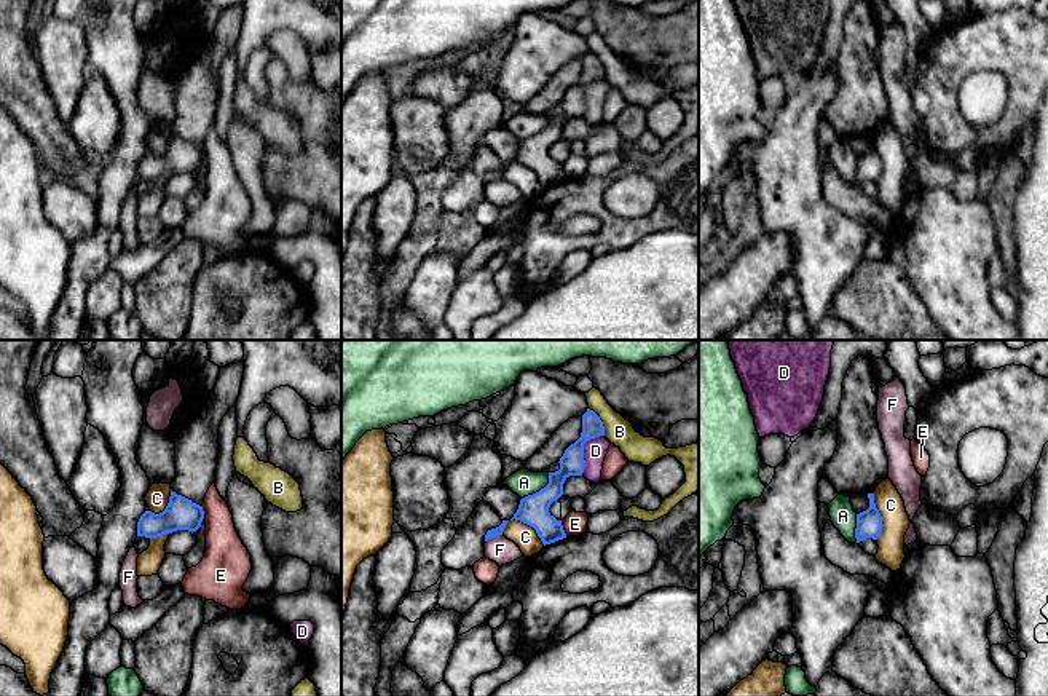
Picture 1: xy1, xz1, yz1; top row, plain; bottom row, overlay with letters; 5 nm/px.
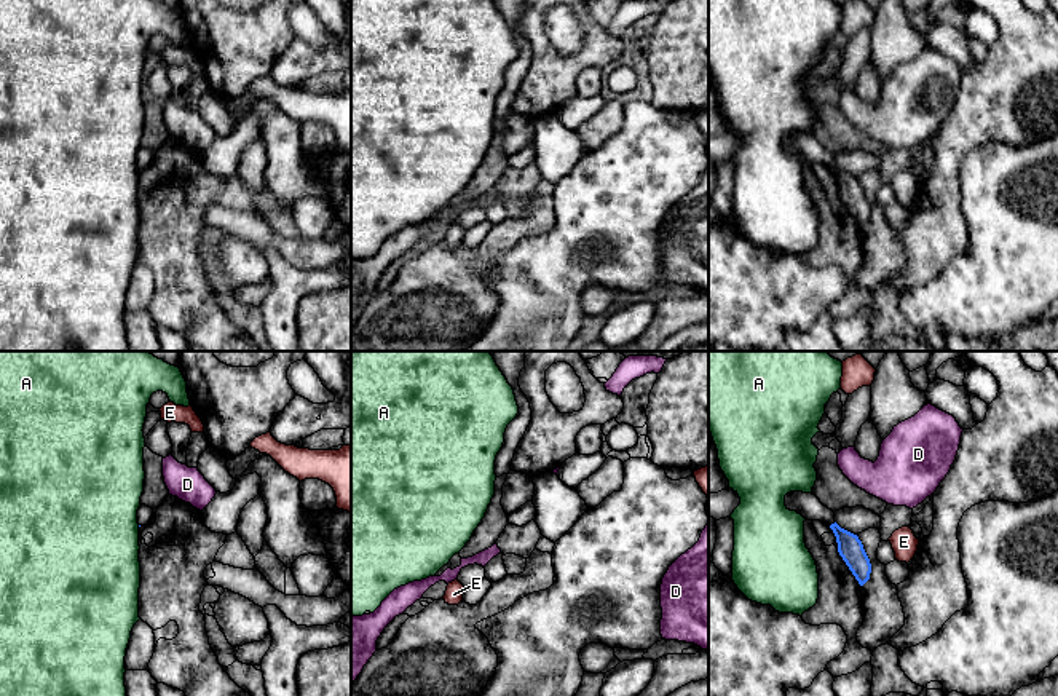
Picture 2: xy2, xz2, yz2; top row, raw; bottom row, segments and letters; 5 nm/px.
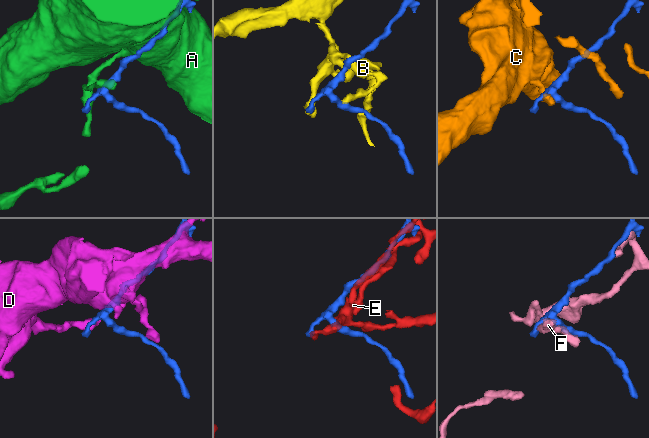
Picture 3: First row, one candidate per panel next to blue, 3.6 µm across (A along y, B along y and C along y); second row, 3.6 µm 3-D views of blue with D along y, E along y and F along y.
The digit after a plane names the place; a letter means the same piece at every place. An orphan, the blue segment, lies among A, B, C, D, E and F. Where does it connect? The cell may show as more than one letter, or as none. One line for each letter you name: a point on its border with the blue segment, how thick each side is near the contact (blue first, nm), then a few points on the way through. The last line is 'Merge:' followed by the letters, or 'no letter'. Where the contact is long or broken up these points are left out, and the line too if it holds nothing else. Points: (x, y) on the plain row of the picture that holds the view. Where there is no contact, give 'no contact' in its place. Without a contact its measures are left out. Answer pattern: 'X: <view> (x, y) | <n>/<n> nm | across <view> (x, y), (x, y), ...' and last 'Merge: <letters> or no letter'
Merge: no letter

